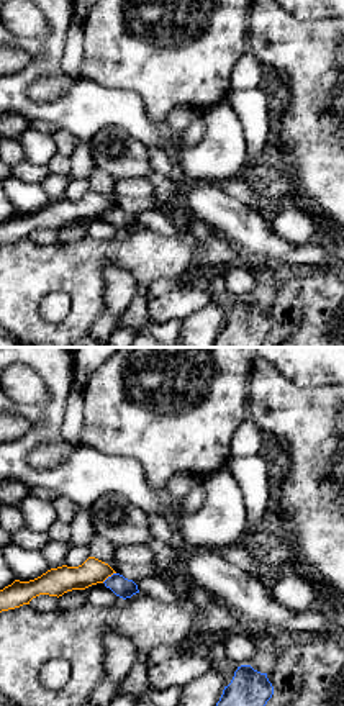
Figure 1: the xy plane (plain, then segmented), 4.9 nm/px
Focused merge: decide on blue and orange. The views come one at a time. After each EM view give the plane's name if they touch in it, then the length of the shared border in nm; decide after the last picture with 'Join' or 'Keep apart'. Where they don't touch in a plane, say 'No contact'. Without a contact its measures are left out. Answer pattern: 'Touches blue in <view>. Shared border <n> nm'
Touches blue in xy. Shared border 90 nm

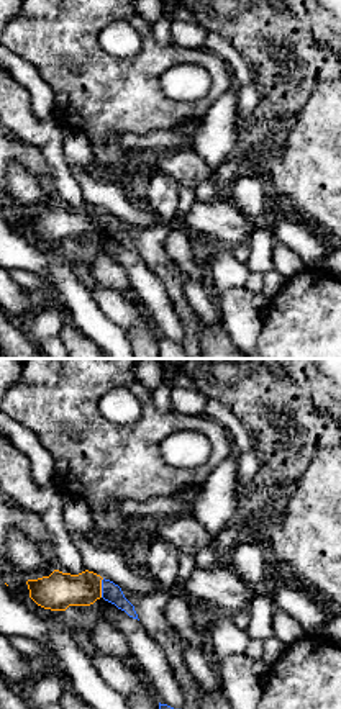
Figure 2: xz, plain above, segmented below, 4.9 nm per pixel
Touches blue in xz. Shared border 100 nm

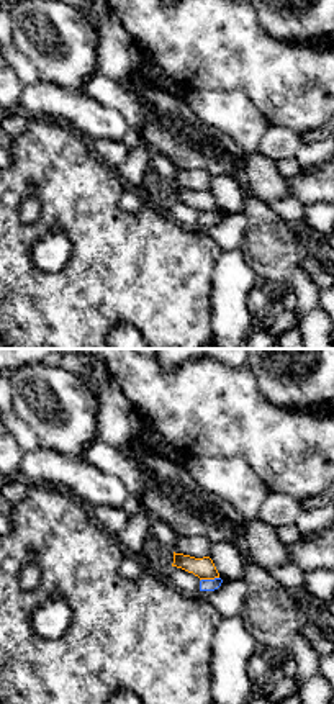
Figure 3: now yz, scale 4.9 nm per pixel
Touches blue in yz. Shared border 90 nm

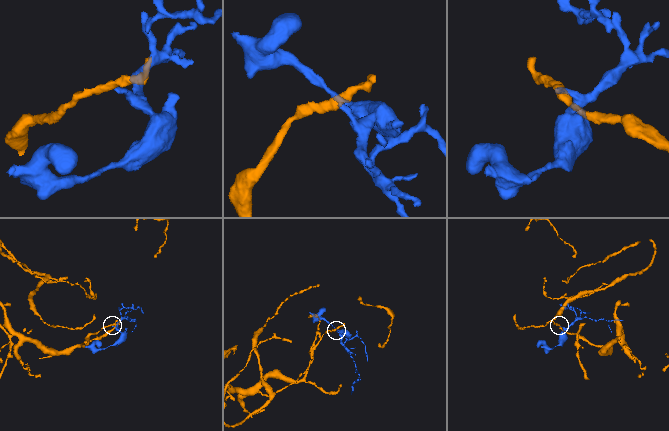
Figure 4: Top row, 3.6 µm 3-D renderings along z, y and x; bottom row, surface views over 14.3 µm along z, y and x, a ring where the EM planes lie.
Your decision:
Keep apart

